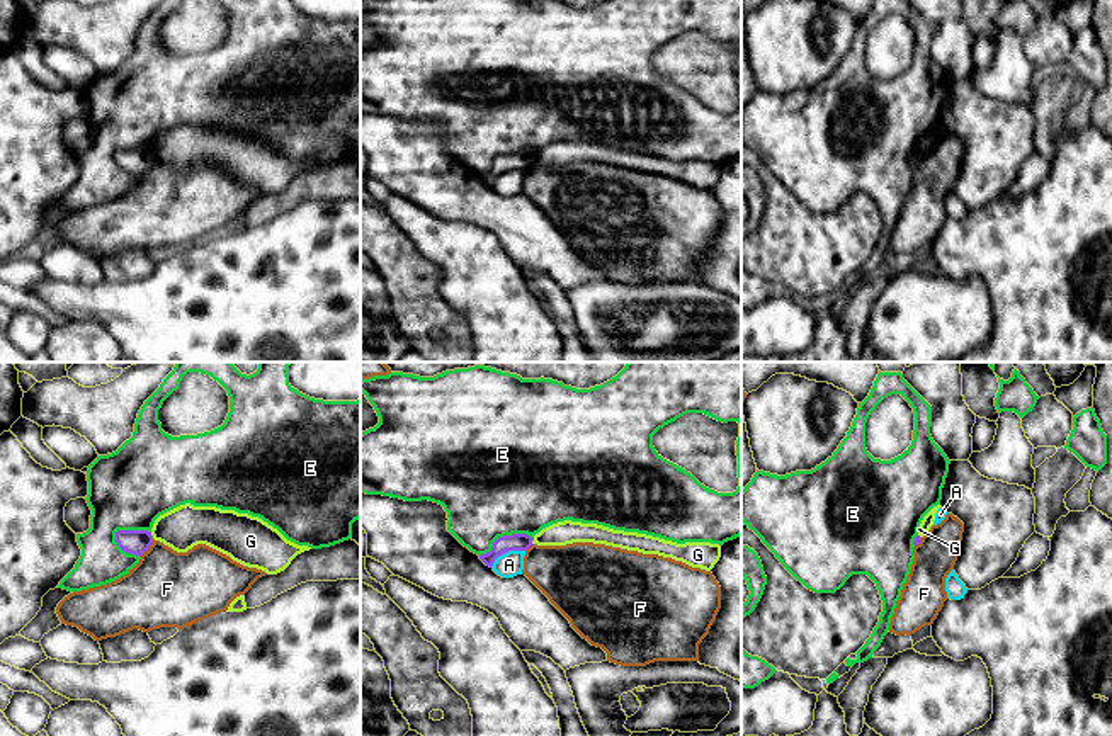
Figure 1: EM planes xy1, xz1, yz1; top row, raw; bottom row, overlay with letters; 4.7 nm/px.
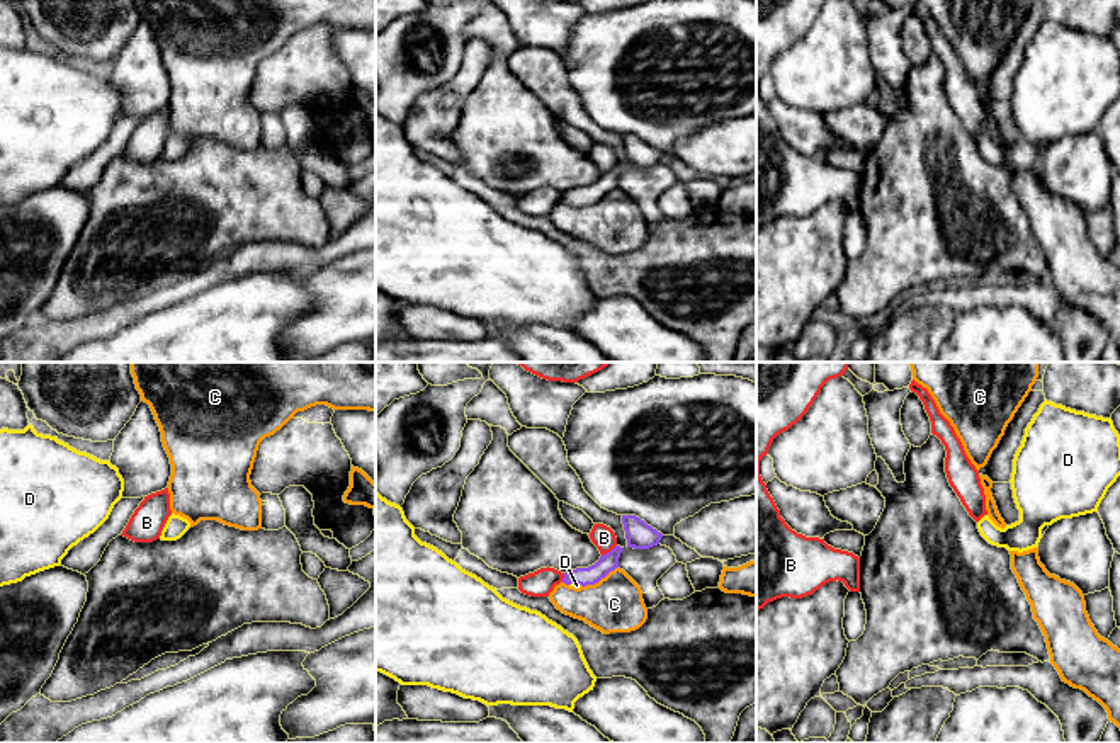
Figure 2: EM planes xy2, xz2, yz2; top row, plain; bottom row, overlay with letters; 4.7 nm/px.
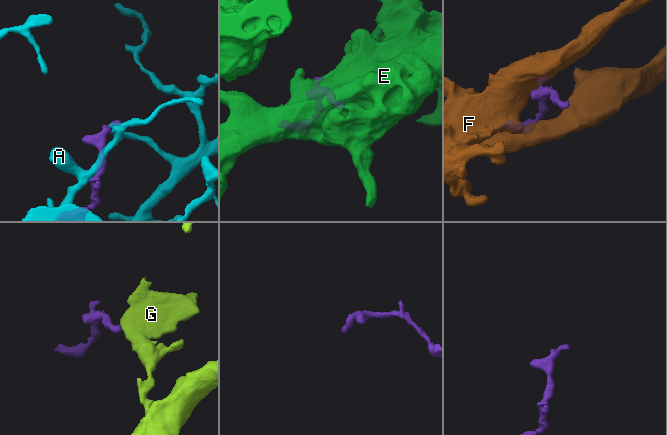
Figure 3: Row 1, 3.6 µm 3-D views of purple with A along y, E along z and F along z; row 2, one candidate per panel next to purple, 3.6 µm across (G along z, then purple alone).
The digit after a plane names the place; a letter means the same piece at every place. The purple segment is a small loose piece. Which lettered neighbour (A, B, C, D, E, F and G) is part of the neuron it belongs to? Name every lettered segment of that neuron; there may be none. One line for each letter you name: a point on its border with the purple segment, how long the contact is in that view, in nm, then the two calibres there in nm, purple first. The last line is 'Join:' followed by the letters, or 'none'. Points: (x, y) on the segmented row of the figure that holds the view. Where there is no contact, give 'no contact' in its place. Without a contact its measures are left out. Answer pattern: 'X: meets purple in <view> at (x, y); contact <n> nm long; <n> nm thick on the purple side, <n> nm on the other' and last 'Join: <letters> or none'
D: meets purple in xz2 at (576, 582); contact 60 nm long; 90 nm thick on the purple side, 20 nm on the other
Join: D

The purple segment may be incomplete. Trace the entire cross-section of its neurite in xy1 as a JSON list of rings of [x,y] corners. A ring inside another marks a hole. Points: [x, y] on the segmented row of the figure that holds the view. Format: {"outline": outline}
{"outline": [[[117,530],[116,542],[128,554],[141,556],[153,544],[153,535],[148,530]]]}

